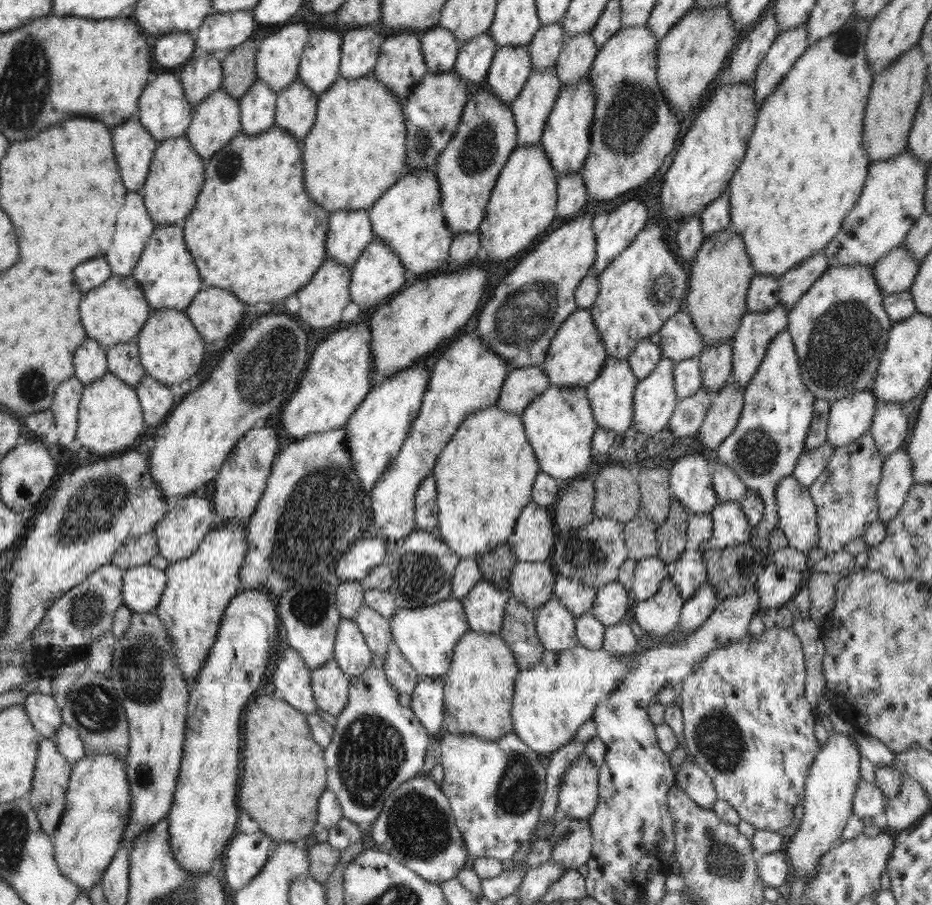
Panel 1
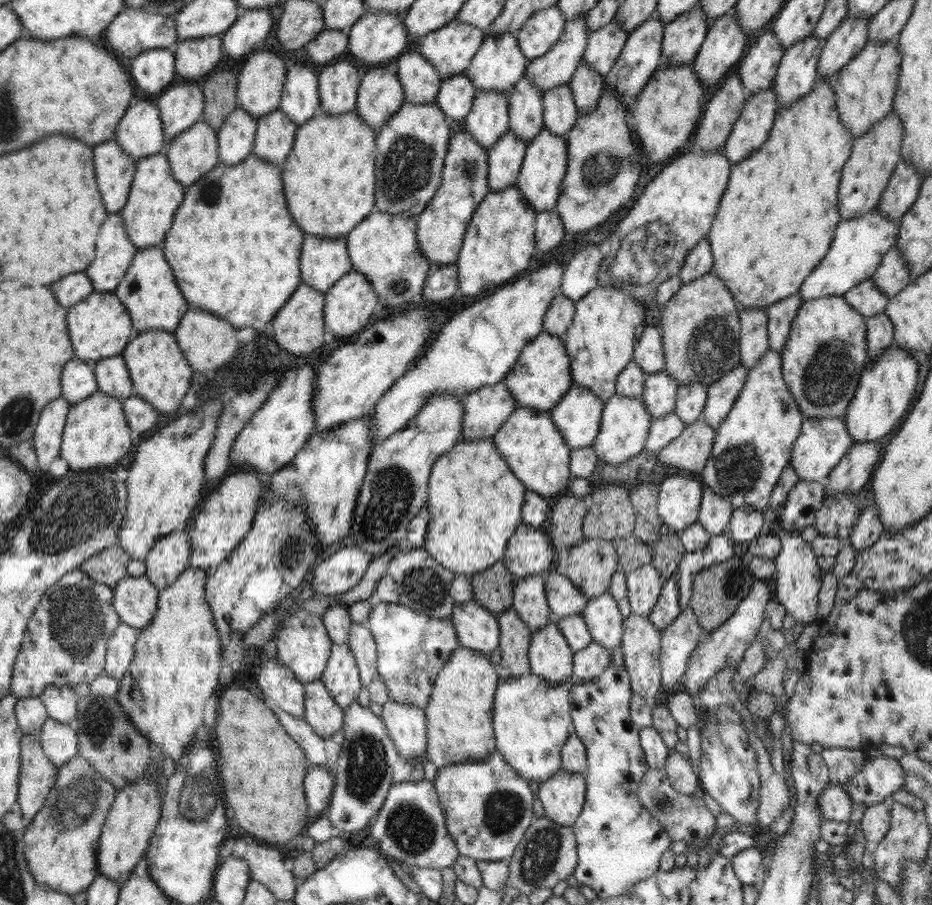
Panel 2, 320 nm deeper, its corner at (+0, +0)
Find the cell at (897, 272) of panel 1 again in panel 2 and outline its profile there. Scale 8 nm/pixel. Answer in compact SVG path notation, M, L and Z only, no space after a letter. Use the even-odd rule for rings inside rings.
M870 278L852 287L843 297L856 313L866 320L885 313L889 297L886 296Z

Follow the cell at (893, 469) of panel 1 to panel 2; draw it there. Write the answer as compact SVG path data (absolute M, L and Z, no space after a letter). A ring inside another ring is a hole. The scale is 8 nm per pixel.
M874 504L862 511L850 533L848 541L852 548L859 553L870 548L883 532L883 524Z

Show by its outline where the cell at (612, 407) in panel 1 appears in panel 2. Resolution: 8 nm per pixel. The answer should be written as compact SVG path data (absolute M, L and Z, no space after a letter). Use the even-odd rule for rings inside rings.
M573 385L549 411L552 422L564 437L570 451L590 447L600 432L605 401L590 389Z

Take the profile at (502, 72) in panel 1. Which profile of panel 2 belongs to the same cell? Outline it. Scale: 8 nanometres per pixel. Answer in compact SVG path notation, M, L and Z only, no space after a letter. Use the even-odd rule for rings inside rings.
M476 91L470 113L465 116L465 132L486 150L509 130L509 92Z

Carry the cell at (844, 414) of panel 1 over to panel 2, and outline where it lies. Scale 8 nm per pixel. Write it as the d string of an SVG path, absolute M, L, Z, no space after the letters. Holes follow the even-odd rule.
M845 417L832 418L808 418L803 420L800 434L796 438L796 444L792 448L792 456L789 465L796 471L799 480L814 482L825 481L830 471L840 462L848 450L854 444L852 437L848 434Z

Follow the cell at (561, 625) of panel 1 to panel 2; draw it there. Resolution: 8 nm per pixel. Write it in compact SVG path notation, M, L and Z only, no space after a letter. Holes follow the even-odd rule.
M550 620L540 630L534 631L529 646L529 667L532 674L541 676L549 685L563 684L573 676L574 651L558 628L557 621Z

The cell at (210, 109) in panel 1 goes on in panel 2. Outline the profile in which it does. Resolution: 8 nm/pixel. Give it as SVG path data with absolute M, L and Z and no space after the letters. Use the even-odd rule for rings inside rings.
M202 120L189 126L164 152L172 176L185 188L194 184L219 162L217 131Z

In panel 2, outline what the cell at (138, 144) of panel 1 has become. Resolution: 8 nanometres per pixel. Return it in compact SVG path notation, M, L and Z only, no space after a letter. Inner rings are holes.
M115 139L94 146L96 184L108 214L120 213L127 203L137 162L120 148Z

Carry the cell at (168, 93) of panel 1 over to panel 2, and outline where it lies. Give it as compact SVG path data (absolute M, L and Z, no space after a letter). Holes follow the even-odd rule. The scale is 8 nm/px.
M134 97L115 130L115 141L134 160L163 150L163 124L158 105Z

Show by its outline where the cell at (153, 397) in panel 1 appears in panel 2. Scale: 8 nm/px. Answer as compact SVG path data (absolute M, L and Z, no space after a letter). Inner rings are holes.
M133 394L123 402L123 411L132 431L142 434L155 430L164 422L160 412L143 398Z

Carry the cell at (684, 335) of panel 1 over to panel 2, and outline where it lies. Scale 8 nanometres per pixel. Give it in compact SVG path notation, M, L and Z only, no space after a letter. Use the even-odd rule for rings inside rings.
M646 325L640 335L642 338L634 346L632 360L646 373L646 376L664 370L664 347L660 331L654 326Z

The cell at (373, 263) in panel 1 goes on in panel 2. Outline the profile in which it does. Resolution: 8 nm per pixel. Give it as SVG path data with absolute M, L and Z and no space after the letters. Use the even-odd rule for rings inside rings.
M354 269L339 278L325 292L324 298L324 323L340 342L355 338L359 331L372 323L372 313L379 302L379 296L374 292L368 279Z

